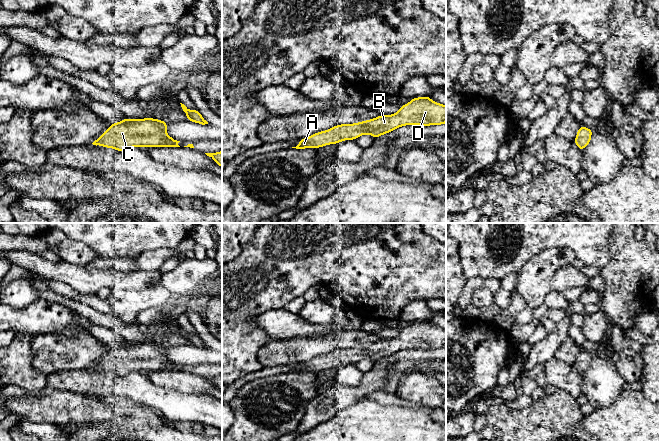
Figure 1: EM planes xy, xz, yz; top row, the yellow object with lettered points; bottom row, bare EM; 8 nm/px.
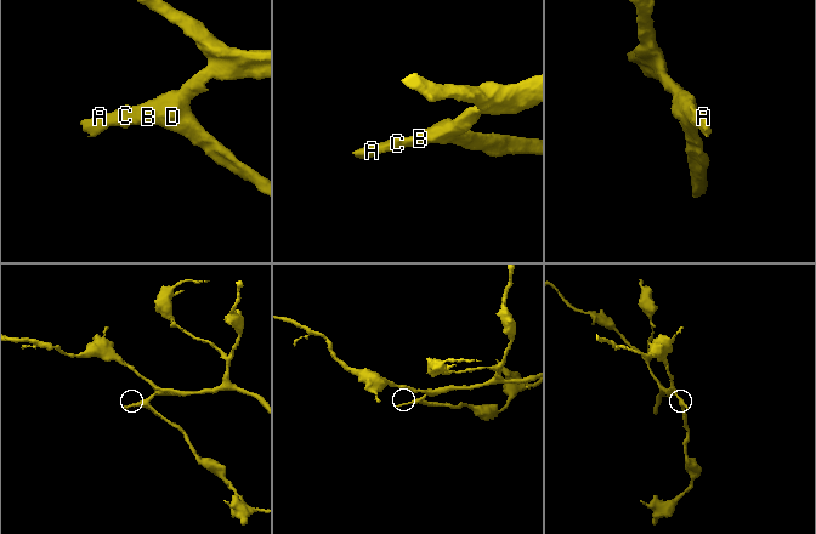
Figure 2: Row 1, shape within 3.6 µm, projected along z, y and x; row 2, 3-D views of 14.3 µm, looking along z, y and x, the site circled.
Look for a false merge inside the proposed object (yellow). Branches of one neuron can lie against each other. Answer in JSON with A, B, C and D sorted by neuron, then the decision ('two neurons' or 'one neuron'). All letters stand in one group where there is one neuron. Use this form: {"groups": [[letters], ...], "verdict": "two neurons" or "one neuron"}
{"groups": [["A", "B", "C", "D"]], "verdict": "one neuron"}

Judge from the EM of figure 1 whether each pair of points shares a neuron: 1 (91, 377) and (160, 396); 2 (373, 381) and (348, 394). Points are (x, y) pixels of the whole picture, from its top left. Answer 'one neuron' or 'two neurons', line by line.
1: one neuron
2: one neuron

